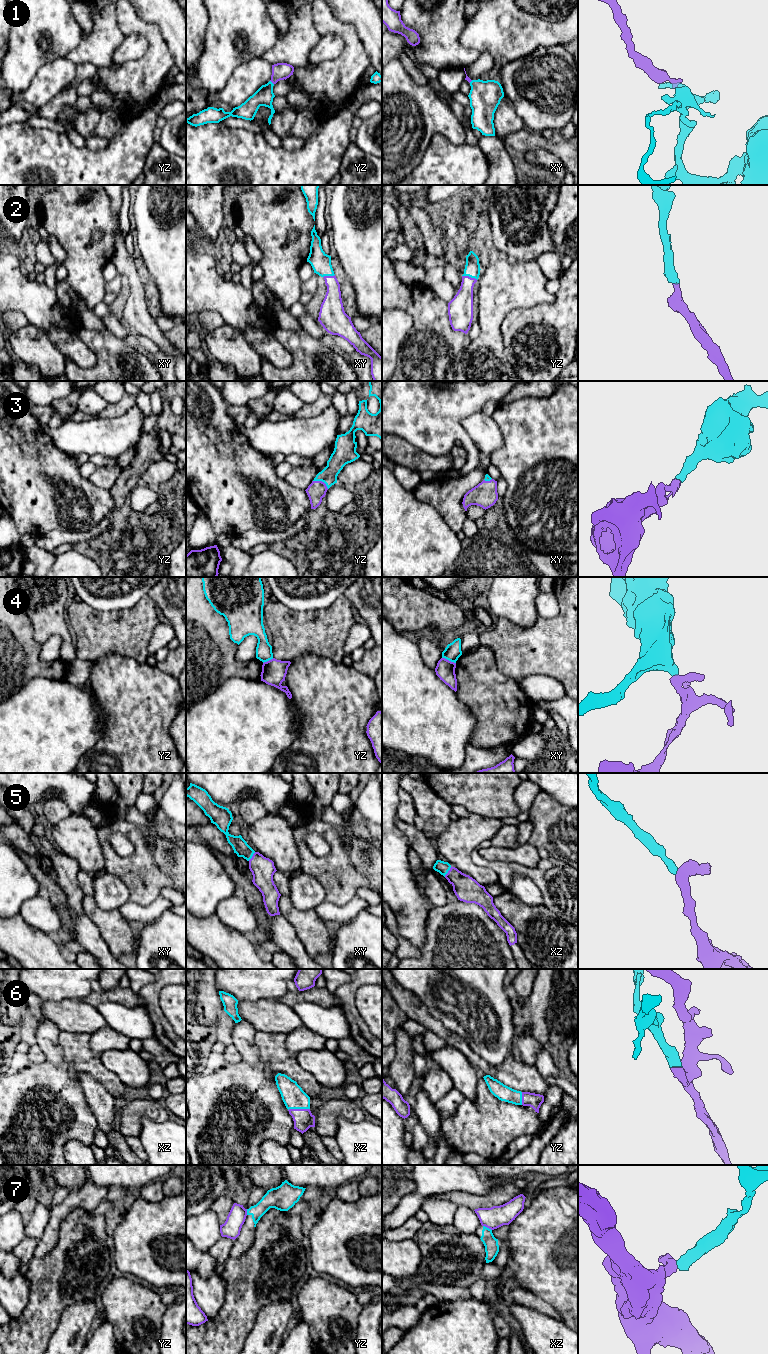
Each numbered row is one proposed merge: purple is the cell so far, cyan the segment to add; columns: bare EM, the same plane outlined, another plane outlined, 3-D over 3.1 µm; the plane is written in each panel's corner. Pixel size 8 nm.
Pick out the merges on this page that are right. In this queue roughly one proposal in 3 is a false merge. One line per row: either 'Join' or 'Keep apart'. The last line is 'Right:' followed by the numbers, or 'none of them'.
1: Join
2: Join
3: Join
4: Keep apart
5: Join
6: Join
7: Keep apart
Right: 1, 2, 3, 5, 6

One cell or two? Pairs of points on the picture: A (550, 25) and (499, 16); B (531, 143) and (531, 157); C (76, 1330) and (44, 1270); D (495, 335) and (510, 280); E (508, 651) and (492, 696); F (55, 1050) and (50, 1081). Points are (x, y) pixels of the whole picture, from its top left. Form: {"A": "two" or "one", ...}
{"A": "one", "B": "two", "C": "two", "D": "one", "E": "two", "F": "two"}

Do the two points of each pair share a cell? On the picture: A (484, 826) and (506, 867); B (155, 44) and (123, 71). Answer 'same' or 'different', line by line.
A: different
B: same

